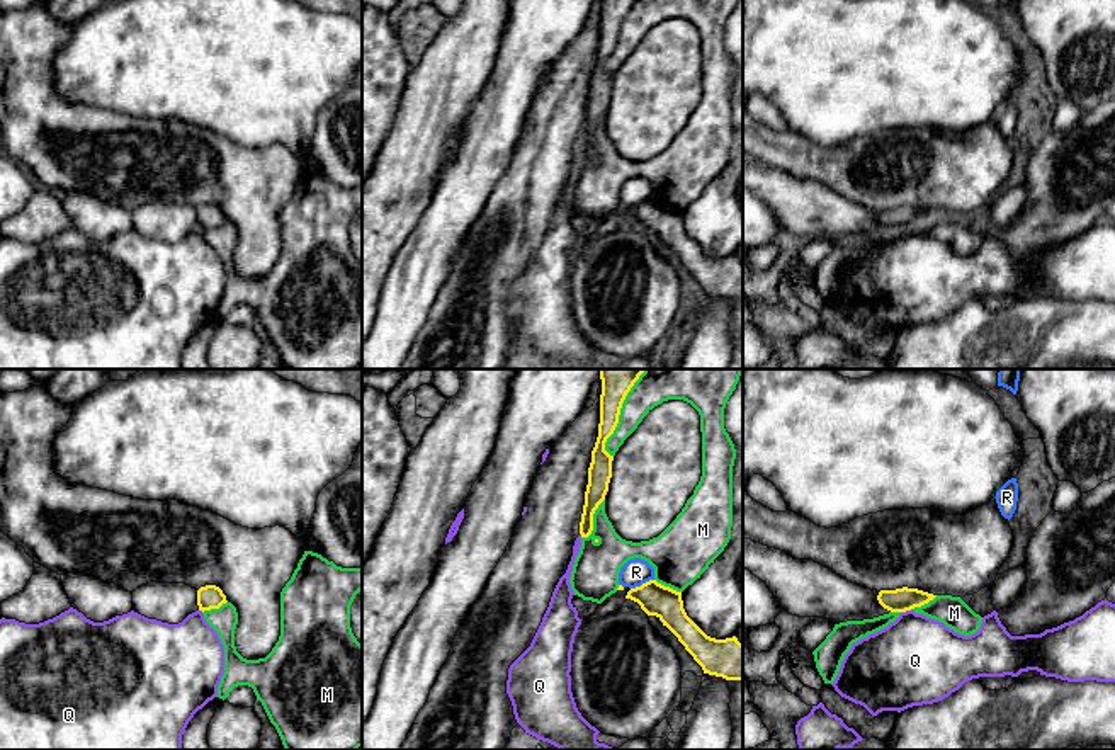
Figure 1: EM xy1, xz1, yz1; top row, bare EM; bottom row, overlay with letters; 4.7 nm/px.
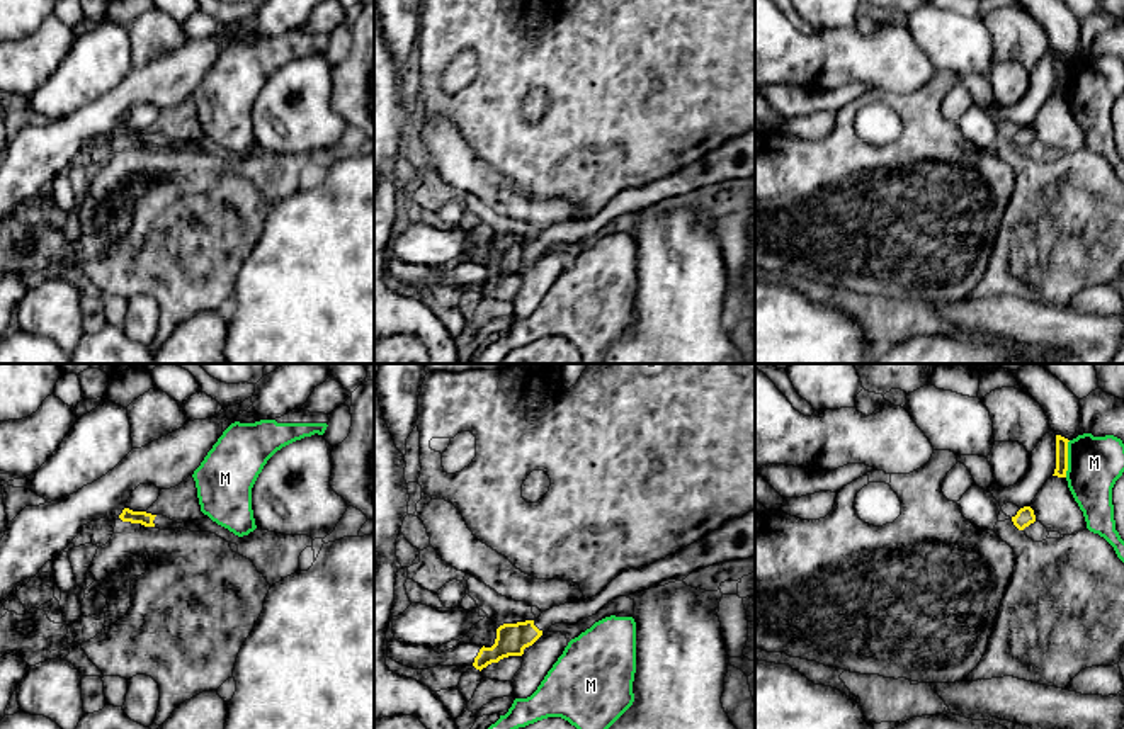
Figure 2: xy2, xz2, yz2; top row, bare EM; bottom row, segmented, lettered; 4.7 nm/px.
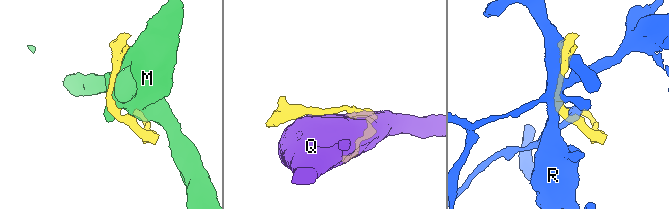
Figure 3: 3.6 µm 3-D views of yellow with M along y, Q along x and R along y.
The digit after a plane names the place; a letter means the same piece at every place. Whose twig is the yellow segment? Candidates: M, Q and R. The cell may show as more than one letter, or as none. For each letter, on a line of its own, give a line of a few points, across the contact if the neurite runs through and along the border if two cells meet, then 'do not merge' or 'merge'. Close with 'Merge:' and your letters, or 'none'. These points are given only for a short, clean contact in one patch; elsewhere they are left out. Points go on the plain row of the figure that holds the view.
M: do not merge
Q: line yz1 (910, 228), (901, 232); do not merge
R: line xz1 (653, 198), (631, 208); do not merge
Merge: none

